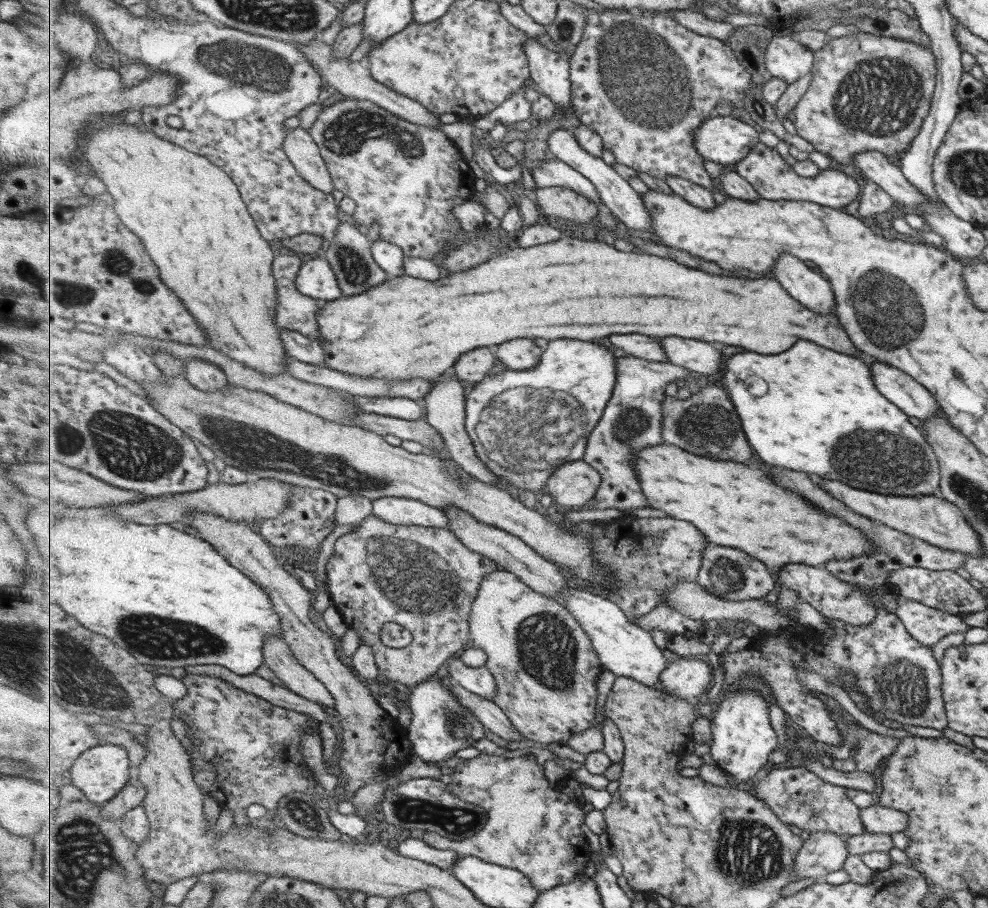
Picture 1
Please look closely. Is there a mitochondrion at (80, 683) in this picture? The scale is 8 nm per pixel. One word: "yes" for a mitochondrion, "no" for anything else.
yes

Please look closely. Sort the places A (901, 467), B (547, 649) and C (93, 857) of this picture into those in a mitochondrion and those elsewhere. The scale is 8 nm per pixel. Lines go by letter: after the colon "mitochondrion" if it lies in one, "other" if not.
A: mitochondrion
B: mitochondrion
C: mitochondrion

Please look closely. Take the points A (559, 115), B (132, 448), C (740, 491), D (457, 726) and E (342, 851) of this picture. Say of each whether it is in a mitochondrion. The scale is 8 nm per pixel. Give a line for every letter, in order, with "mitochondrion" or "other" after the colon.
A: other
B: mitochondrion
C: other
D: mitochondrion
E: other

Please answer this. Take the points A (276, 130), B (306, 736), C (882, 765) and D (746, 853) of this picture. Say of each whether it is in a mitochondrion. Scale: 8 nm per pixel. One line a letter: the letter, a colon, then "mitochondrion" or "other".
A: other
B: other
C: other
D: mitochondrion

